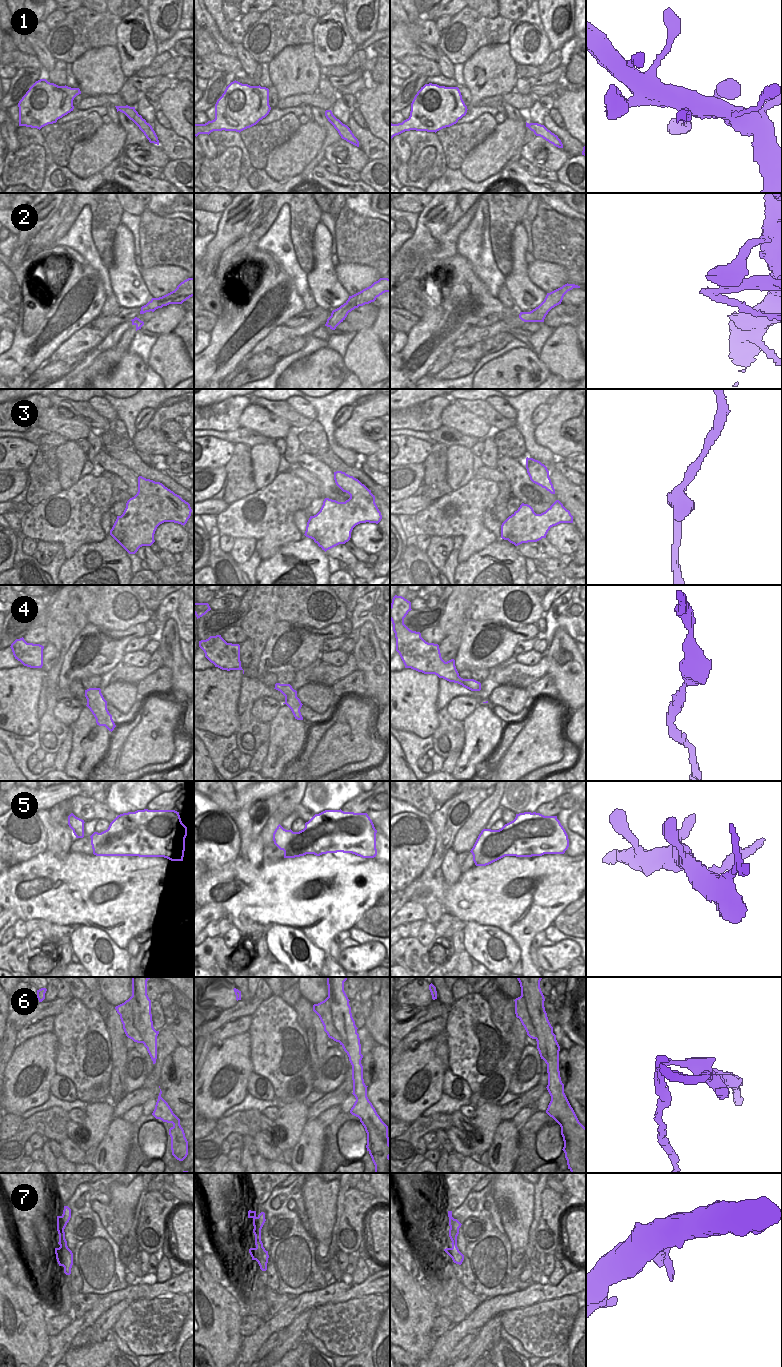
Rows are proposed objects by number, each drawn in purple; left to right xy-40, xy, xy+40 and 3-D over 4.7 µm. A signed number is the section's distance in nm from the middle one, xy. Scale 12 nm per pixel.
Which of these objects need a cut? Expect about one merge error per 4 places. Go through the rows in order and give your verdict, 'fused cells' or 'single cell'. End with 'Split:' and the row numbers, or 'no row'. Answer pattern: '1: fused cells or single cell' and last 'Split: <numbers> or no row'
1: single cell
2: fused cells
3: single cell
4: single cell
5: single cell
6: fused cells
7: single cell
Split: 2, 6

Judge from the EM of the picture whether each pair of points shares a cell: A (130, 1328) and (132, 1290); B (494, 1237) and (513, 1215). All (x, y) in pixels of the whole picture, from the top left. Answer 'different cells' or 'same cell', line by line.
A: different cells
B: different cells

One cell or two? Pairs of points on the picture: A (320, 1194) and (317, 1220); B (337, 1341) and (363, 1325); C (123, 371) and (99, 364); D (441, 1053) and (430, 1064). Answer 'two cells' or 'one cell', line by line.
A: one cell
B: one cell
C: two cells
D: two cells

